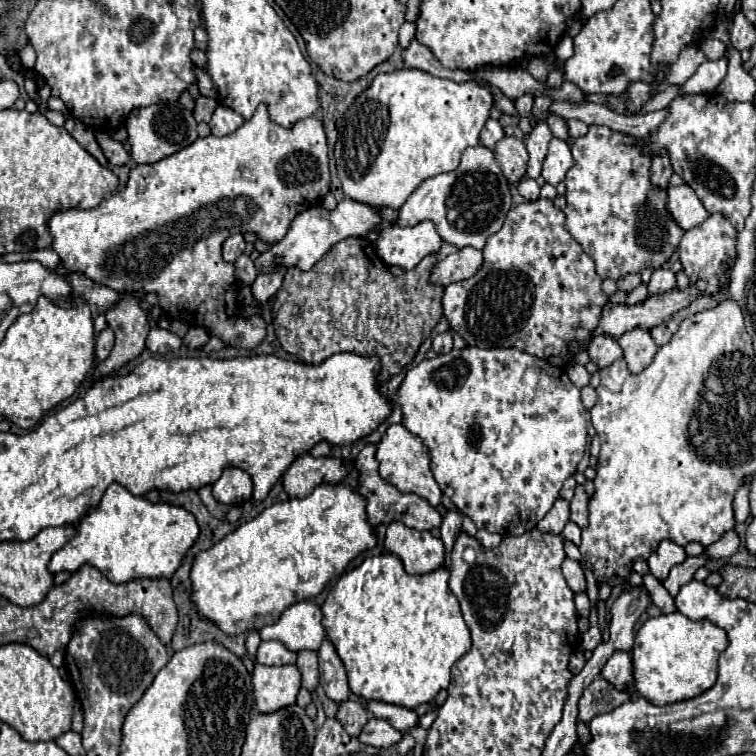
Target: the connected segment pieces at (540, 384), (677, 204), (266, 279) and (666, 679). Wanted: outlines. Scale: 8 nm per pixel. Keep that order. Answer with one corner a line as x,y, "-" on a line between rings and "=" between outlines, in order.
465,347
465,349
451,349
451,353
437,355
433,359
423,359
417,367
409,369
401,387
399,387
399,399
397,403
403,409
403,425
417,437
423,439
423,443
429,447
431,455
431,471
435,481
439,483
441,491
457,505
457,509
463,515
469,515
473,523
479,529
487,529
489,533
499,533
503,537
507,535
523,535
537,527
537,523
549,513
555,499
559,497
559,489
567,477
571,477
577,471
579,461
583,459
585,445
587,445
587,419
589,411
583,407
579,389
571,383
563,367
553,367
545,359
533,357
529,353
523,353
515,347
511,349
479,349
479,347
=
679,185
679,187
667,187
667,199
665,199
669,215
675,219
675,223
683,229
689,231
695,225
701,225
709,213
697,199
695,191
689,185
=
277,269
271,275
257,275
257,279
251,283
251,291
259,305
265,305
279,291
283,283
283,275
285,275
285,269
=
683,613
647,619
635,635
633,645
633,687
655,705
667,705
697,697
711,689
717,679
717,659
727,649
727,633
715,623
691,621

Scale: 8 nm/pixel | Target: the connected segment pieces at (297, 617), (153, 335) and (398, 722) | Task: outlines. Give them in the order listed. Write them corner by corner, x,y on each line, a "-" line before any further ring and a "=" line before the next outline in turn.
301,601
291,605
275,625
265,625
259,635
263,641
281,641
287,649
299,653
303,649
317,651
325,639
321,625
321,607
313,601
=
151,329
149,331
149,335
147,335
147,349
151,351
151,353
161,353
161,355
165,355
167,351
175,351
175,349
179,349
183,345
183,341
177,337
177,335
173,335
171,331
165,331
165,329
=
367,701
367,711
379,719
387,719
401,733
407,733
409,729
413,729
419,721
415,711
399,707
399,705
383,703
383,701

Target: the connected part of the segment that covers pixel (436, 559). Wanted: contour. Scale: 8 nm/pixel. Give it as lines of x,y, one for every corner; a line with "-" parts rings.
395,521
387,525
383,545
401,559
409,575
429,573
443,565
443,541
431,531
409,529
401,521

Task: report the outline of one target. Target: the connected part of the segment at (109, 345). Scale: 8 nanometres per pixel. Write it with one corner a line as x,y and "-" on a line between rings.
105,327
105,329
99,333
99,337
97,337
97,347
95,347
97,359
99,359
99,361
107,359
109,353
111,353
111,349
113,349
113,345
115,345
115,335
113,335
113,331
111,331
109,327

